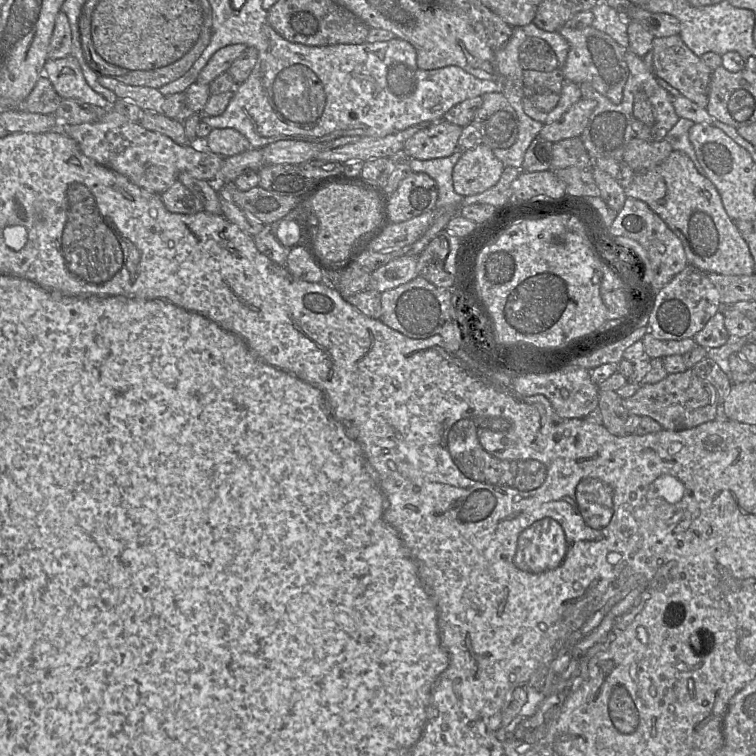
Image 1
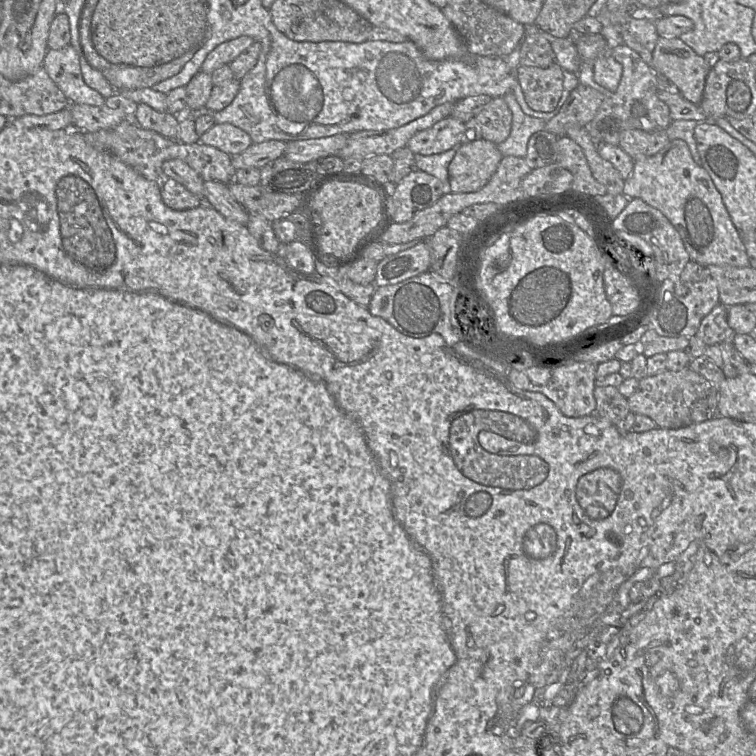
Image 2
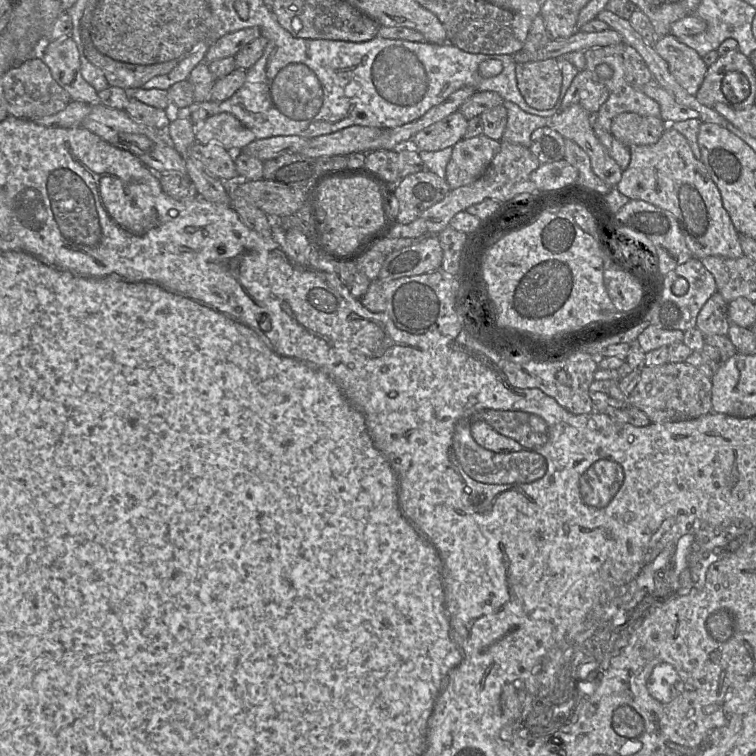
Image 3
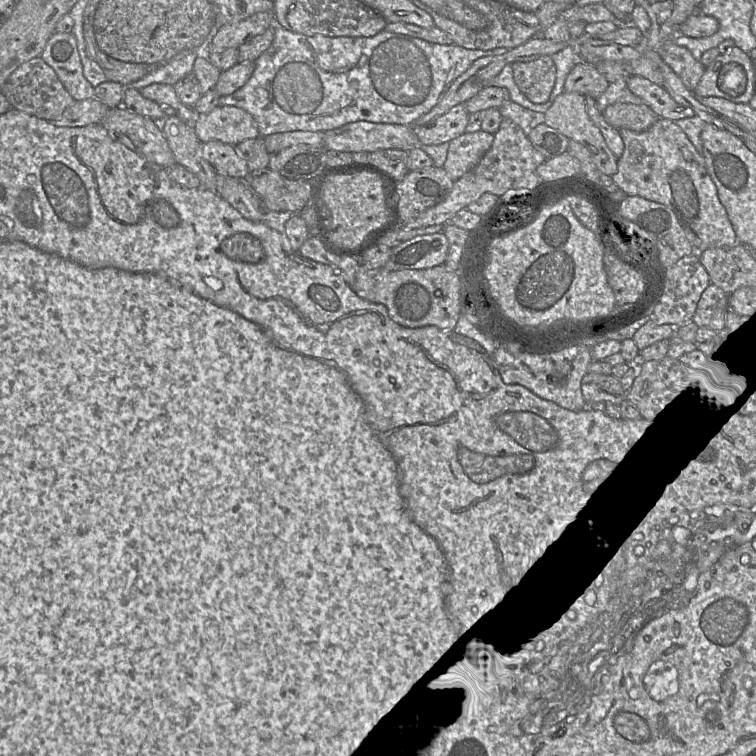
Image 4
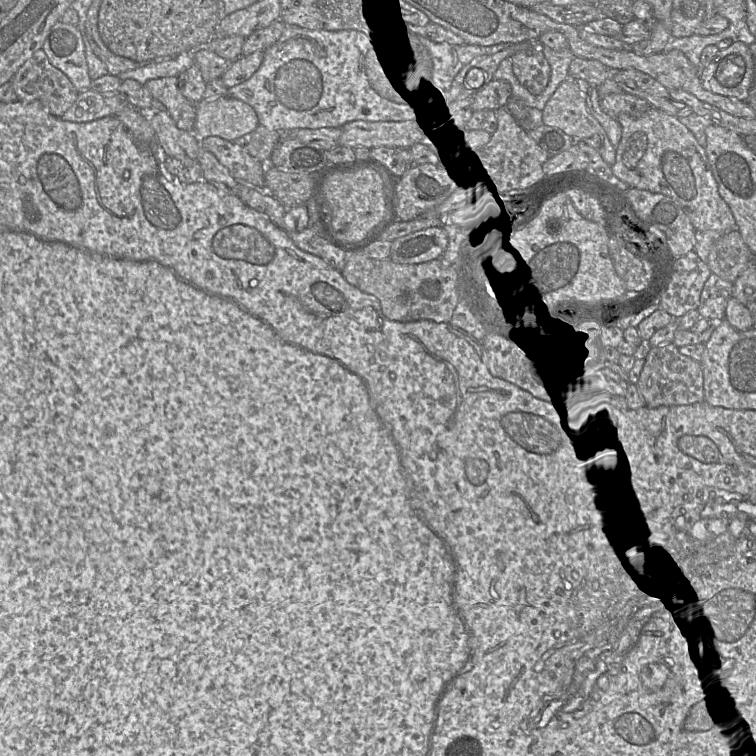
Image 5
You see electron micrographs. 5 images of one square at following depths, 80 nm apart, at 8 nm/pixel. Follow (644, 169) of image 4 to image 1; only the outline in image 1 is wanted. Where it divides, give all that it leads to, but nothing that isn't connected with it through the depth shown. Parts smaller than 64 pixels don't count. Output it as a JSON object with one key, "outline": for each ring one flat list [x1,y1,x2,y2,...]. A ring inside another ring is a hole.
{"outline":[[673,150,660,164,635,173,624,192,627,197,647,203,665,221,681,240,688,264,706,273,754,273,754,259,749,246,728,216,717,188,704,174,699,173,684,152]]}

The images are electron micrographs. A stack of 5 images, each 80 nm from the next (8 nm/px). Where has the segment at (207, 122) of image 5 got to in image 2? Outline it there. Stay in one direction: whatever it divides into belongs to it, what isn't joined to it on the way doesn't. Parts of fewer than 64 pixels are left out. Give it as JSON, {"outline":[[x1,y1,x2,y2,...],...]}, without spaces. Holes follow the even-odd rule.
{"outline":[[215,123,199,136,198,142,213,146,230,156,242,153,253,143,248,133,229,123]]}

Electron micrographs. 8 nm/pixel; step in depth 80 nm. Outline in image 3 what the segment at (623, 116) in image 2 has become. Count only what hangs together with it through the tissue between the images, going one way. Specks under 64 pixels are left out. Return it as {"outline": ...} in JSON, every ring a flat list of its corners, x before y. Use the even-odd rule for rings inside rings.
{"outline":[[621,42,615,45,595,47,584,51,586,66,594,81,604,84,609,91,608,99,601,105,594,117,594,123,606,132,610,132,612,120,623,112,633,112,640,116,660,117,659,104,643,92,643,87,653,81,653,75,640,54,631,46],[606,63,613,69,610,79,601,79,596,74,596,67]]}

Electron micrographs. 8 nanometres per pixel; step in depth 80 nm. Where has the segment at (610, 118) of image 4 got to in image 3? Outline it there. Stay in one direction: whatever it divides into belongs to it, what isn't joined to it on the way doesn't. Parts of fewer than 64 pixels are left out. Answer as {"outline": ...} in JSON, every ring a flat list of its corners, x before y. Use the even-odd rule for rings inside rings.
{"outline":[[623,112,612,120,610,133,627,147,652,145,661,138,666,125,660,117]]}

